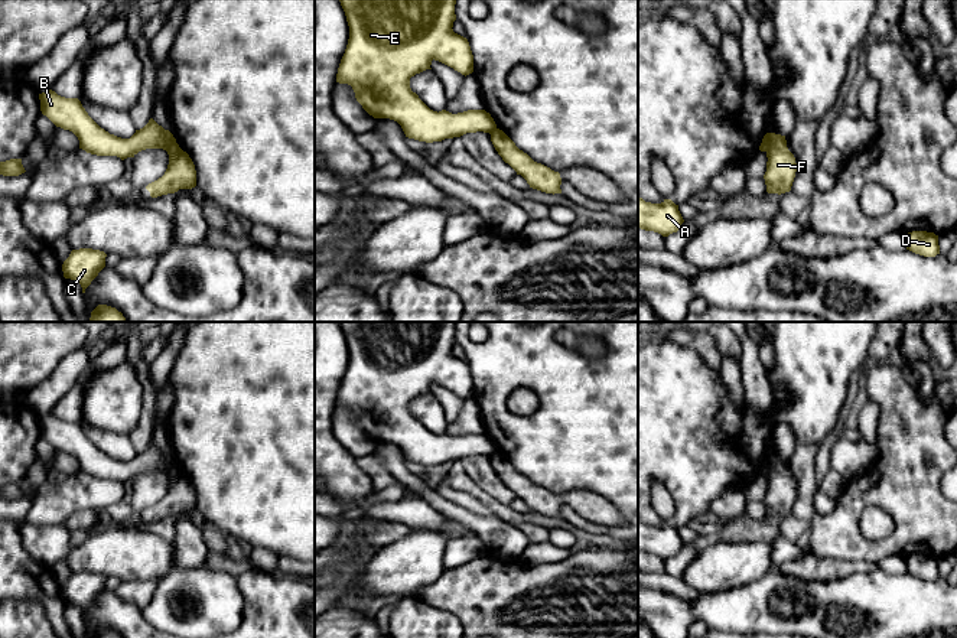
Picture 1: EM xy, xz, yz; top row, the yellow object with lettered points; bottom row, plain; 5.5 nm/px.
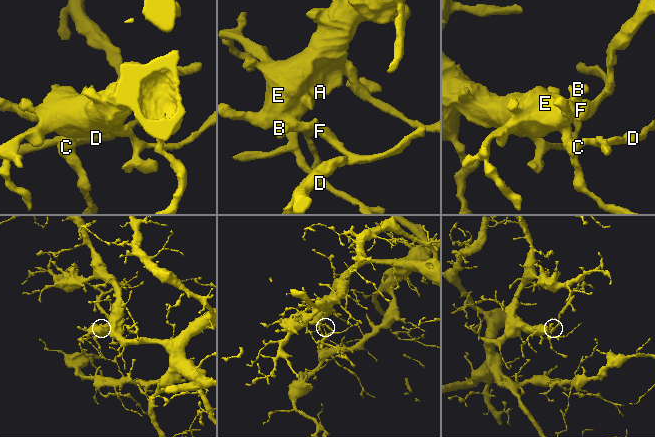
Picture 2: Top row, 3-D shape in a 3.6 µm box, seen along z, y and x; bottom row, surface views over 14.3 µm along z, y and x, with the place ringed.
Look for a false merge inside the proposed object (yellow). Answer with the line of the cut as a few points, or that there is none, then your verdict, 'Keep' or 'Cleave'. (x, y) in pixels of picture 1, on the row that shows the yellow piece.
Split along yz (771, 133), (765, 150). Cleave

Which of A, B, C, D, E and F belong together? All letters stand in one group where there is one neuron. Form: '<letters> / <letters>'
A B C D E / F

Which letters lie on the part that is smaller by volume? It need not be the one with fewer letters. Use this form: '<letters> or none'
F

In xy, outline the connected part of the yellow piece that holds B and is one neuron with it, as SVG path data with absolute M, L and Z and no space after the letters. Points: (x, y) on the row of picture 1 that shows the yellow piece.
M49 89L39 94L40 111L56 127L72 131L79 149L97 156L134 157L146 149L169 150L170 136L153 118L130 139L121 139L101 128L85 111L78 98L65 98Z

